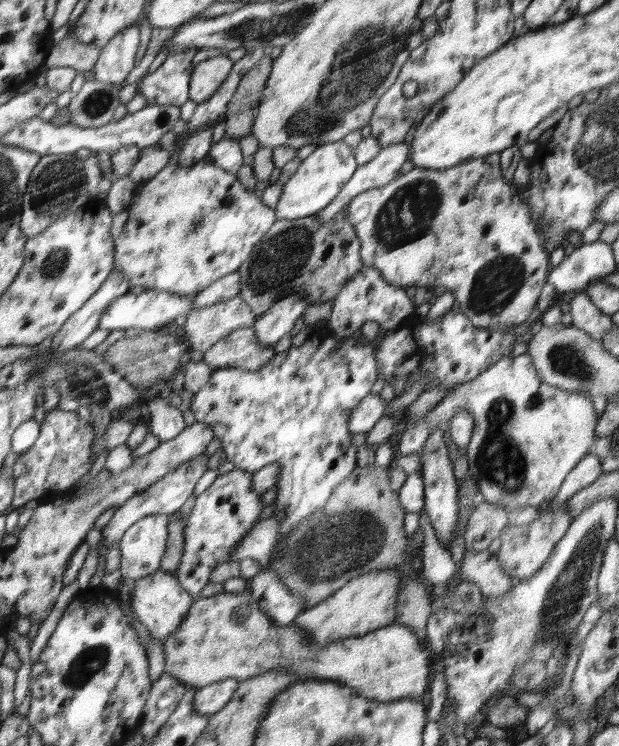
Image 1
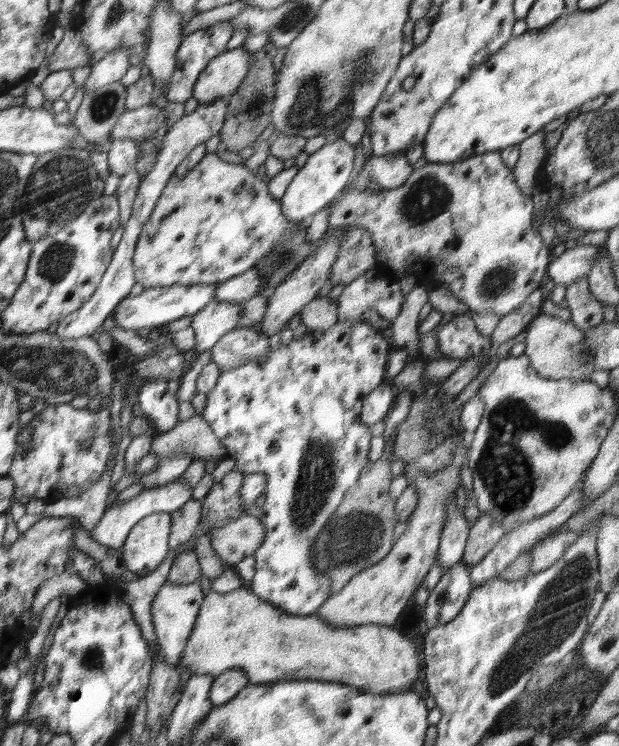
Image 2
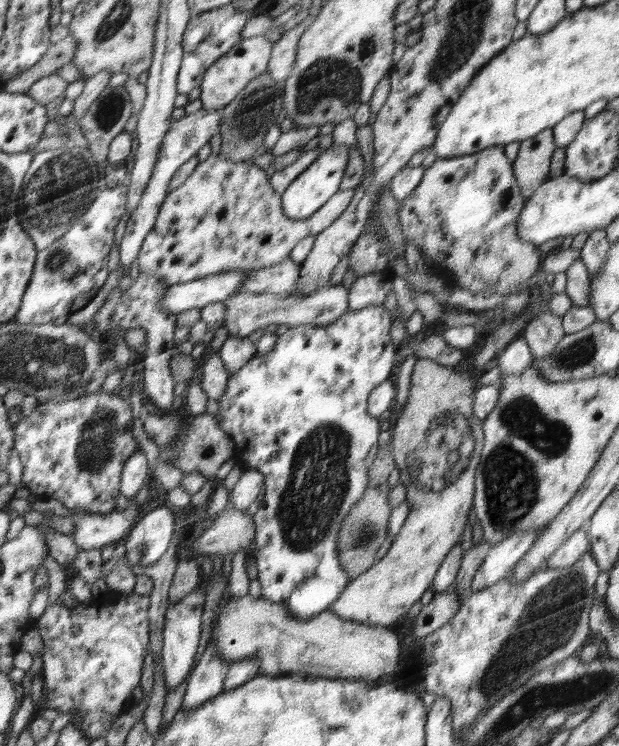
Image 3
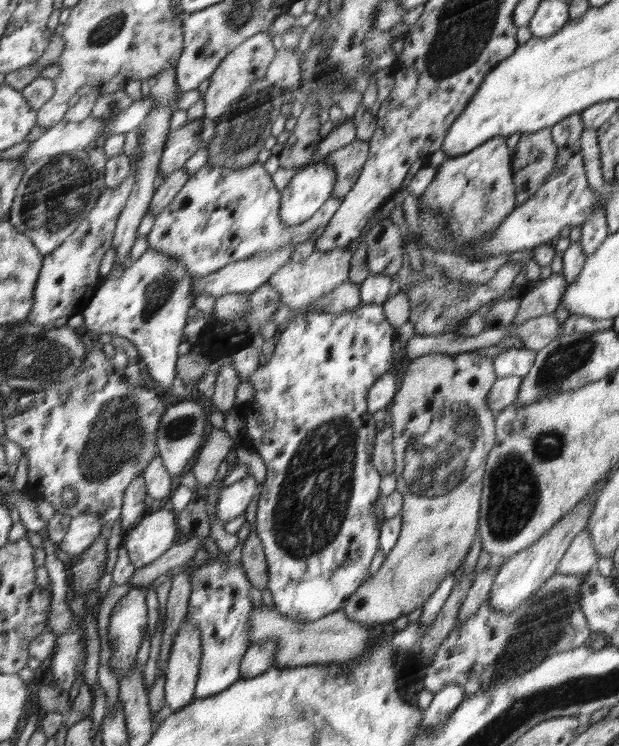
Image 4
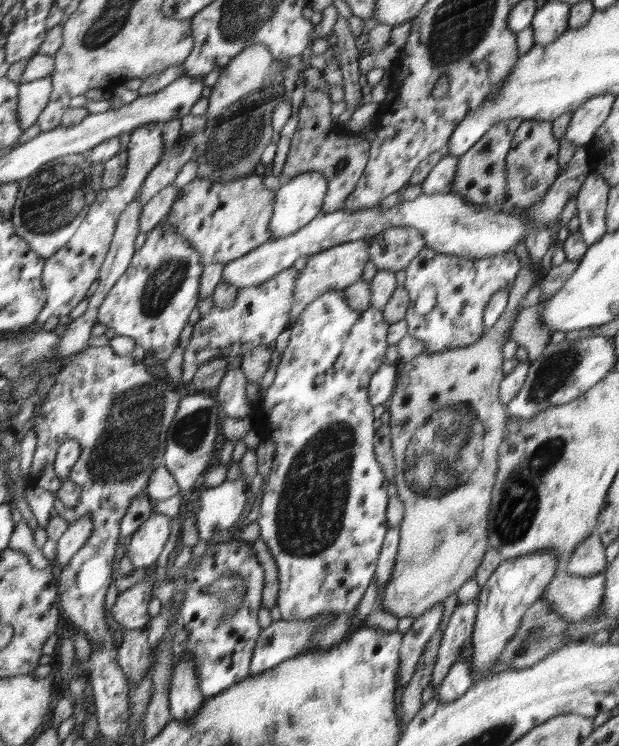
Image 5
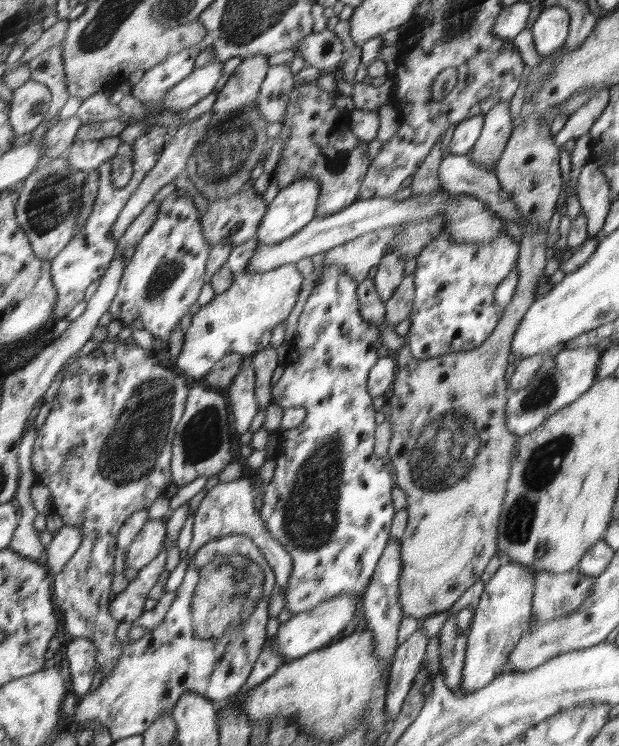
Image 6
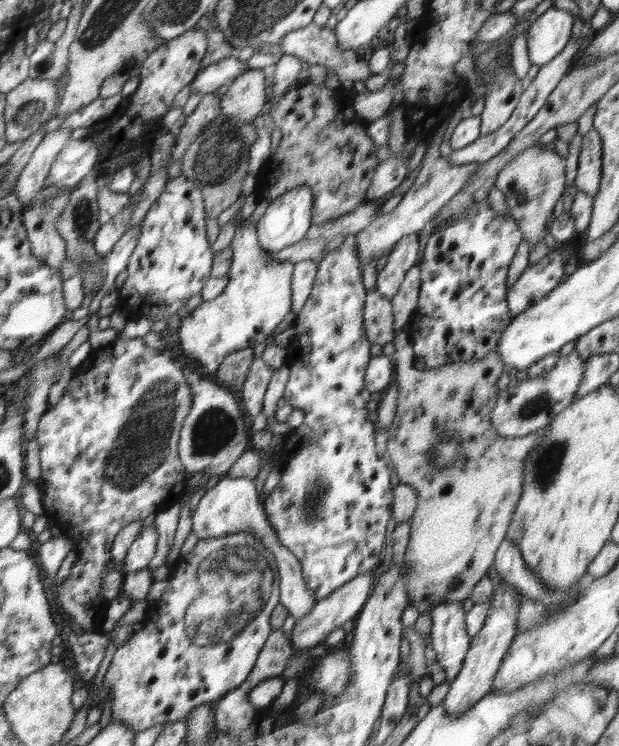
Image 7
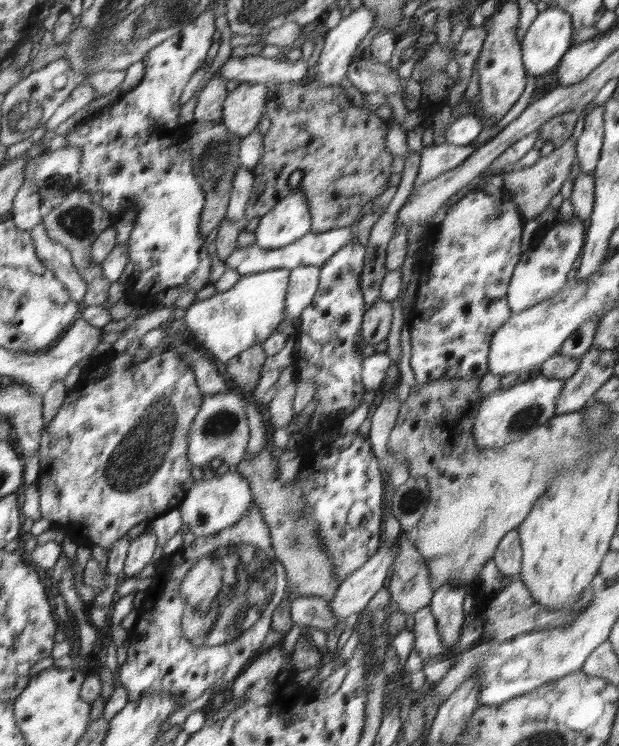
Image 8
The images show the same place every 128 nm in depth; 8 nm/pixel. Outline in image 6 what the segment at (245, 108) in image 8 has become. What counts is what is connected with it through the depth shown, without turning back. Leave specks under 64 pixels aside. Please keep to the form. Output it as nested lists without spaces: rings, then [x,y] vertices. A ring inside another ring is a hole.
[[[266,55],[244,57],[218,92],[212,111],[238,112],[248,104],[256,104],[268,68]]]

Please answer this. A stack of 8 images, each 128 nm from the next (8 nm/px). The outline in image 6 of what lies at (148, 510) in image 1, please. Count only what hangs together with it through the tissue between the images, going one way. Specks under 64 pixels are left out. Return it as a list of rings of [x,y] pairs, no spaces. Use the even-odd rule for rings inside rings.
[[[65,525],[54,535],[47,549],[47,565],[54,575],[59,575],[66,568],[66,565],[80,550],[83,540],[84,530],[76,526]]]

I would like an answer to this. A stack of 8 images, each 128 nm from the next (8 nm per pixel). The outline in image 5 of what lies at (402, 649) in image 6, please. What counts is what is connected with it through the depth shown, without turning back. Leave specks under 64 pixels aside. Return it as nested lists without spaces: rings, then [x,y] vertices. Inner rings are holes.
[[[440,602],[438,605],[432,606],[426,613],[418,615],[414,619],[412,627],[403,634],[404,652],[401,654],[400,686],[404,689],[416,672],[418,660],[420,660],[428,640],[439,628],[443,608],[444,604]]]

